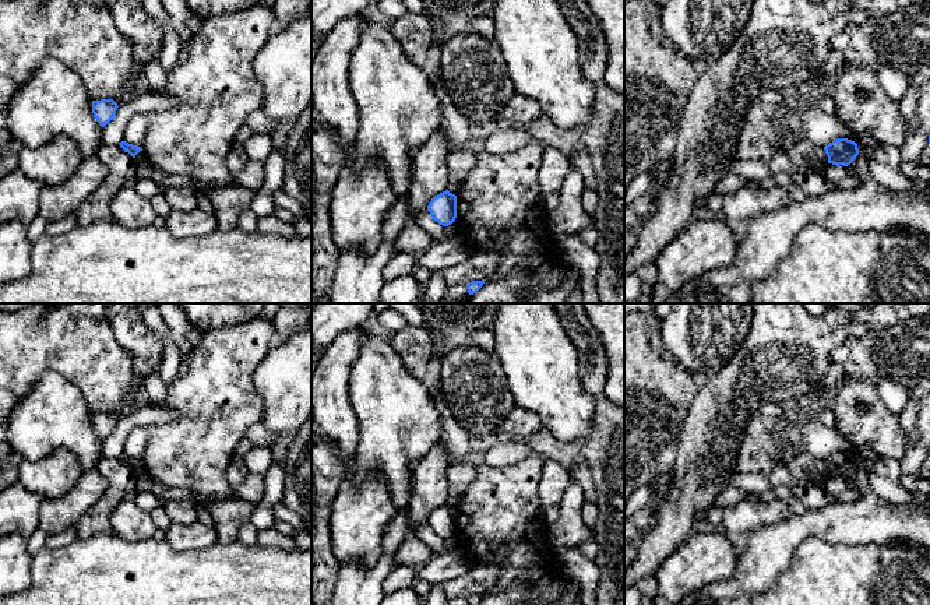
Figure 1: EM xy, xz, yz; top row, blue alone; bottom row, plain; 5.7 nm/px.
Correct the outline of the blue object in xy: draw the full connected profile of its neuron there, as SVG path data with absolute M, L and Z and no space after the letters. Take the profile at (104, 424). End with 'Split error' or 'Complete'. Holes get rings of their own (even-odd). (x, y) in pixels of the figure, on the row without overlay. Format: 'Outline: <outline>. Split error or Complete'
Outline: M113 412L92 414L92 426L101 440L105 440L115 430L117 421Z. Complete

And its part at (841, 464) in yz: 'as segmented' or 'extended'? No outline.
as segmented

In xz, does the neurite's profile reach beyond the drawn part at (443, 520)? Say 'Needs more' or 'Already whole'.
Already whole

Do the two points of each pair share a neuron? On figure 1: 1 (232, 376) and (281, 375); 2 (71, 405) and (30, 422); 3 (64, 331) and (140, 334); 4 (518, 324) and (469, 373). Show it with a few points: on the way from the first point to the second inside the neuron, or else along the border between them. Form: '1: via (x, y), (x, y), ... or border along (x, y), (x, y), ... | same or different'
1: border along (271, 348), (253, 376), (253, 386), (263, 407) | different
2: via (62, 414), (53, 422), (39, 422) | same
3: border along (109, 319), (113, 337), (130, 354), (133, 361) | different
4: border along (493, 354), (508, 383) | different

